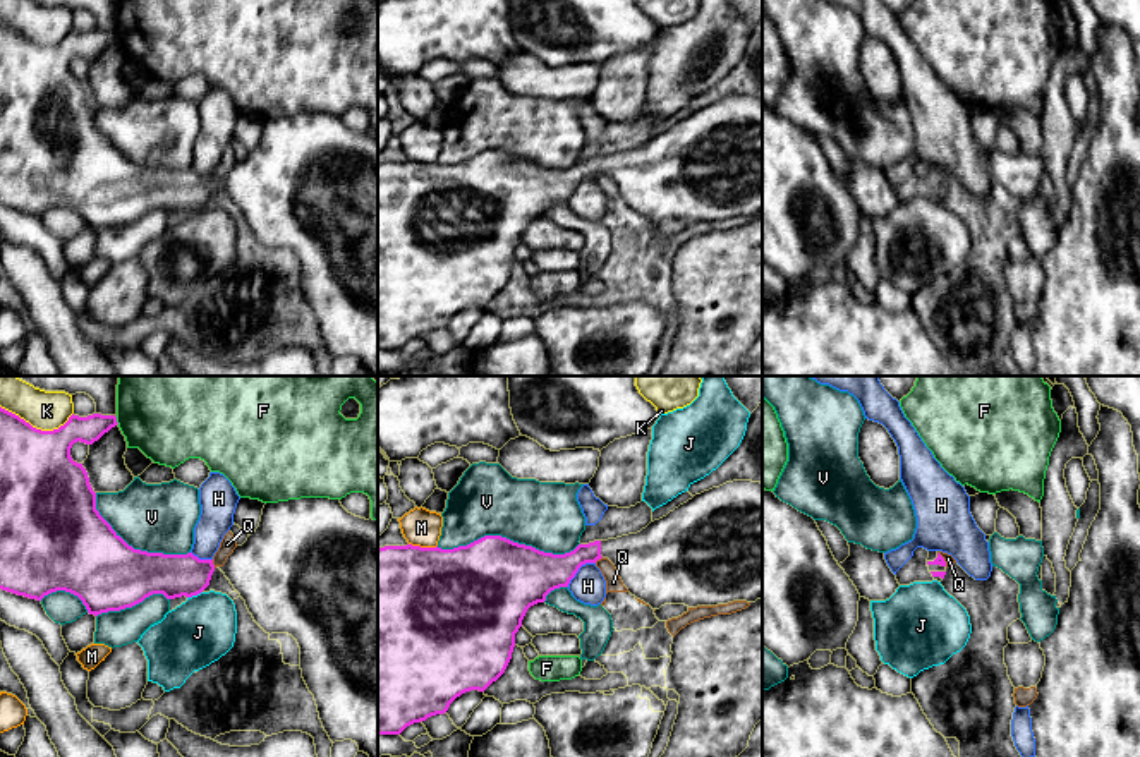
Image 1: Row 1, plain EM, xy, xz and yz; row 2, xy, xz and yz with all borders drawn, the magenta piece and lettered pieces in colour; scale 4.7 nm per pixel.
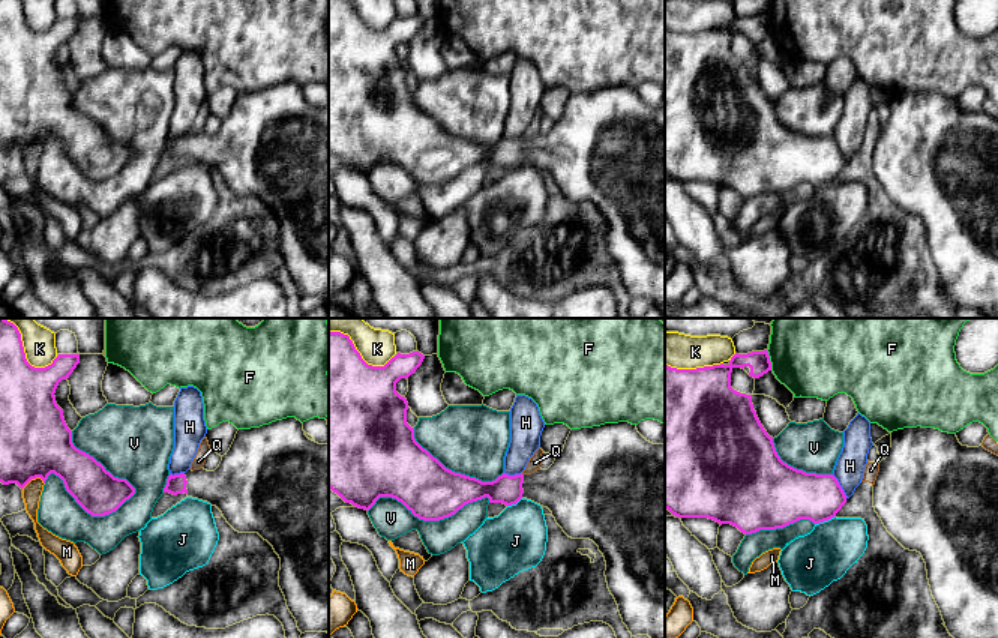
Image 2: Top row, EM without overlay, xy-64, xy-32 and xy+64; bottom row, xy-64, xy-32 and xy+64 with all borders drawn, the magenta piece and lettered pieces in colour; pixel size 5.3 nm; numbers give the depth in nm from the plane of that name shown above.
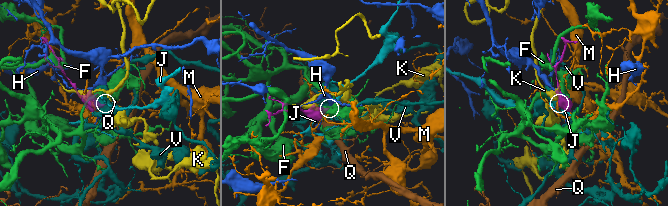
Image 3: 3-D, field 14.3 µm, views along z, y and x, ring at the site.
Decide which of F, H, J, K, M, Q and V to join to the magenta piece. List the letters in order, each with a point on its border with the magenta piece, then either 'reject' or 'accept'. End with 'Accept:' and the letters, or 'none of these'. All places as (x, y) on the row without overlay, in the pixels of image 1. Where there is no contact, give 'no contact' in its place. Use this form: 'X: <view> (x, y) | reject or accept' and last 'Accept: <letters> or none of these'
F: xy (115, 36) | reject
H: xz (577, 186) | reject
J: xy (194, 210) | reject
K: xy (35, 43) | reject
M: xz (423, 163) | reject
Q: xy (212, 179) | reject
V: xz (507, 155) | reject
Accept: none of these

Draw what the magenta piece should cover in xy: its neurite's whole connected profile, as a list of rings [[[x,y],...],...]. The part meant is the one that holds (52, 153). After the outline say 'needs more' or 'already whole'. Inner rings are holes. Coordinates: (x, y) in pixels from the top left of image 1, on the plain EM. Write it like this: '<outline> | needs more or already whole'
[[[0,22],[0,204],[41,216],[45,211],[65,206],[77,211],[89,230],[120,227],[142,218],[153,209],[167,215],[192,213],[201,209],[215,187],[213,175],[199,175],[192,168],[163,170],[134,165],[96,125],[96,108],[82,79],[70,72],[74,58],[93,60],[115,43],[115,31],[93,29],[88,33],[70,31],[53,46],[33,43],[19,31]]] | already whole

